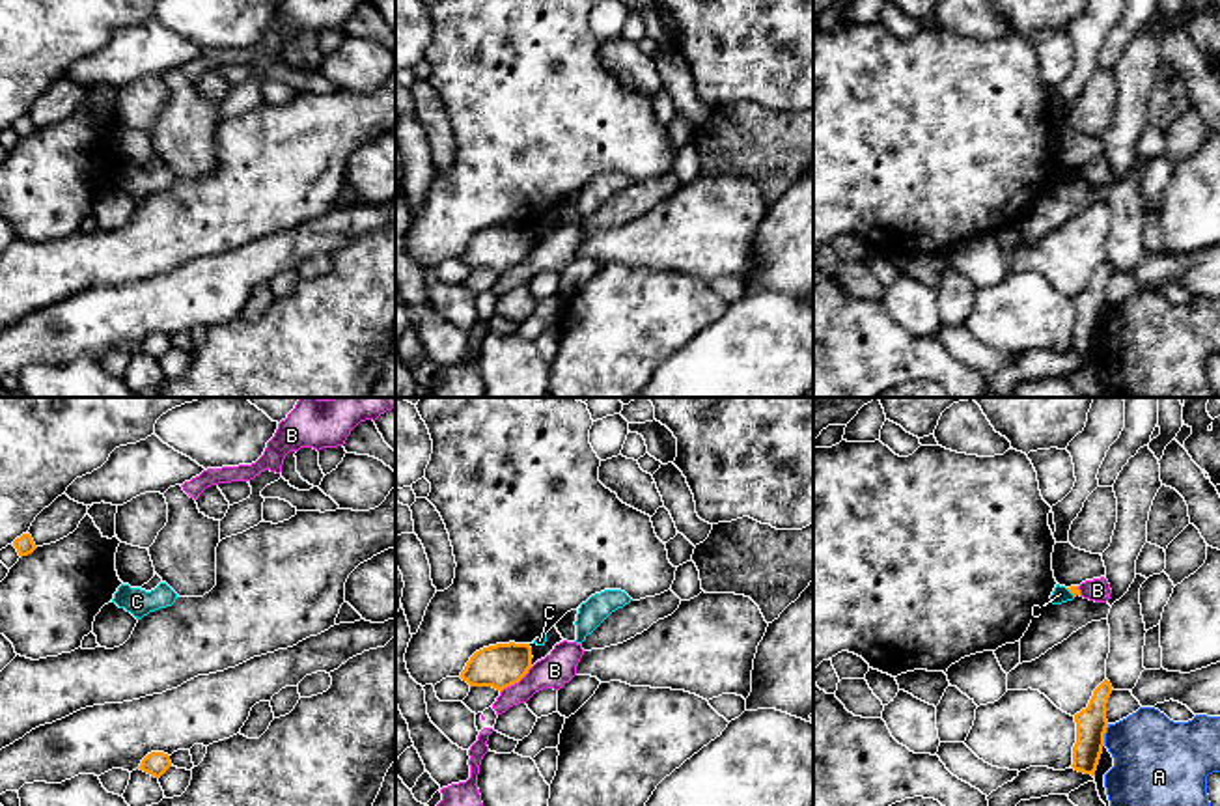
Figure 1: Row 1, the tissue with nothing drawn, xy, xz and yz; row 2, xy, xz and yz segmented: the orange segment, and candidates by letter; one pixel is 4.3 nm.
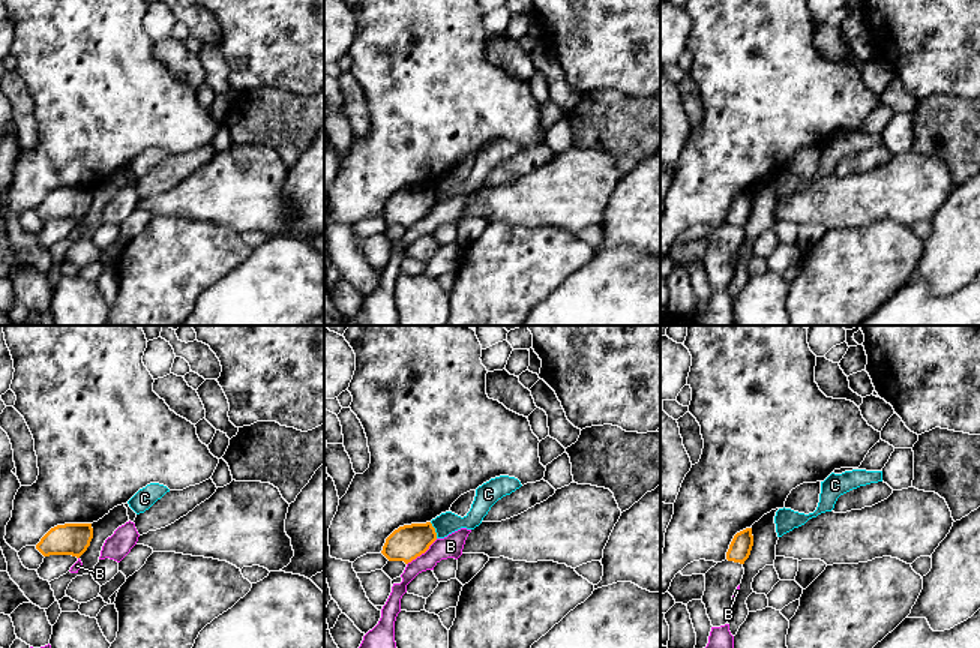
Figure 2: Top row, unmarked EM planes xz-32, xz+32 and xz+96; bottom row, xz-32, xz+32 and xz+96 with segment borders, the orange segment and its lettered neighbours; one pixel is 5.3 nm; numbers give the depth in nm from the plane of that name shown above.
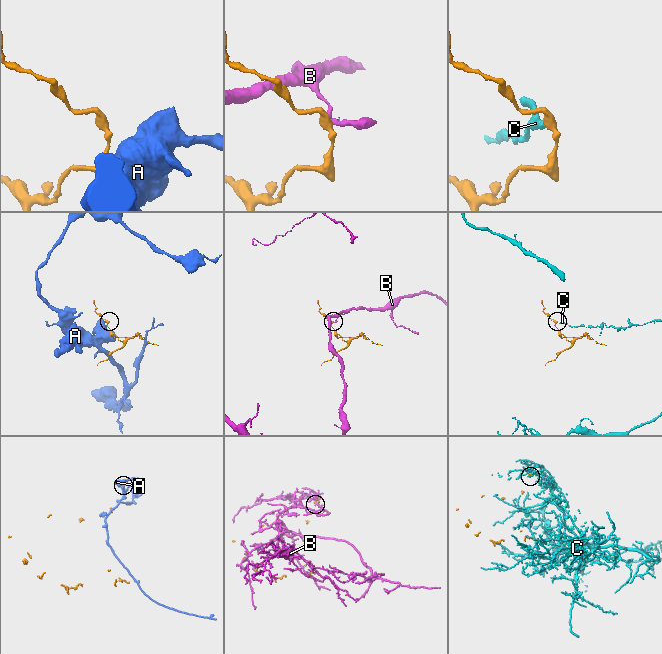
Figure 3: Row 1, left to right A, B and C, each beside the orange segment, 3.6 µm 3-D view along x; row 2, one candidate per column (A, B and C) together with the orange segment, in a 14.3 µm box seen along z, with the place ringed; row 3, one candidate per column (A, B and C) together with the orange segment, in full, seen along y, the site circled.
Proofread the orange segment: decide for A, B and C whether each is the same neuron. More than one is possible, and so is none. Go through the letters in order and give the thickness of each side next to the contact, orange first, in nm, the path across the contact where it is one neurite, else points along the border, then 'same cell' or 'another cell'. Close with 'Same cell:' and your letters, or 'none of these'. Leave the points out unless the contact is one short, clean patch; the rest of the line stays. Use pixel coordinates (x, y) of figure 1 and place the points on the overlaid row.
A: 130 nm thick on the orange side, 360 nm on the other; border along yz (1109, 724), (1103, 745); another cell
B: 190 nm thick on the orange side, 150 nm on the other; border along xz (532, 667), (500, 693); another cell
C: 40 nm thick on the orange side, 70 nm on the other; border along yz (1066, 588), (1075, 596); another cell
Same cell: none of these

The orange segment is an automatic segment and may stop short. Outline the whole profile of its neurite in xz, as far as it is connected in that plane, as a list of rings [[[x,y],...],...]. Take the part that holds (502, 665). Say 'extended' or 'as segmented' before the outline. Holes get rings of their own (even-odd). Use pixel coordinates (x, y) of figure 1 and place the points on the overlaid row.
as segmented; [[[496,644],[476,651],[461,672],[470,687],[504,690],[519,683],[532,668],[530,644]]]

